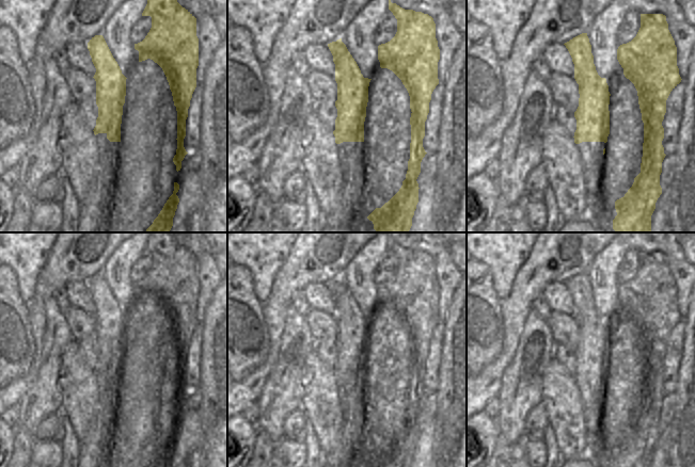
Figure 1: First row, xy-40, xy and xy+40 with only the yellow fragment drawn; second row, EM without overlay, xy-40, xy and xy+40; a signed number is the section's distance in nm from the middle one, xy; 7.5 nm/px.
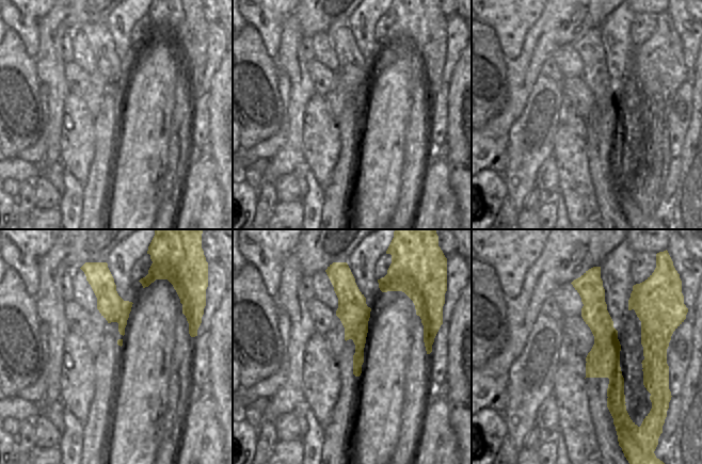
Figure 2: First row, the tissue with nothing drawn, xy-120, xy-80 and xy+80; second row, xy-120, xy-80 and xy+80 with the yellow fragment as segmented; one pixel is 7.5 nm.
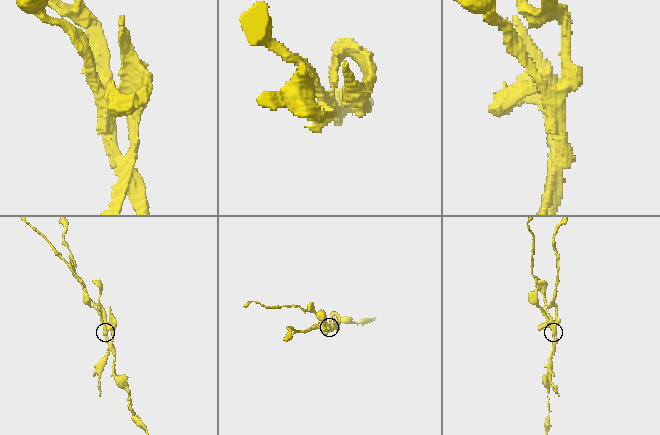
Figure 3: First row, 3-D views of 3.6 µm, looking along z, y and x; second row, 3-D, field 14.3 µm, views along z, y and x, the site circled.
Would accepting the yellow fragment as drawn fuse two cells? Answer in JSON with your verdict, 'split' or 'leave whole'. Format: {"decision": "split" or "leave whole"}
{"decision": "split"}

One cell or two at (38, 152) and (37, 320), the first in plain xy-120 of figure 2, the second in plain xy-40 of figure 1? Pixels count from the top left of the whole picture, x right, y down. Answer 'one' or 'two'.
one

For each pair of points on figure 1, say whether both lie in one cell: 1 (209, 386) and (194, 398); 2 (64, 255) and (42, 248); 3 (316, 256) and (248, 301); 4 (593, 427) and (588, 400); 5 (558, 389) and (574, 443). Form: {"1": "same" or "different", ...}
{"1": "different", "2": "different", "3": "different", "4": "same", "5": "same"}

